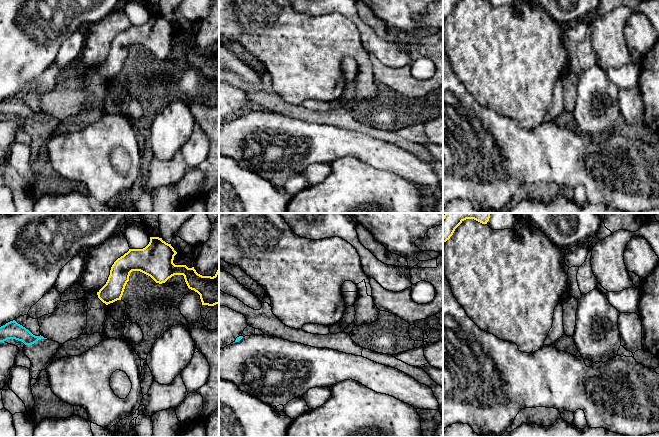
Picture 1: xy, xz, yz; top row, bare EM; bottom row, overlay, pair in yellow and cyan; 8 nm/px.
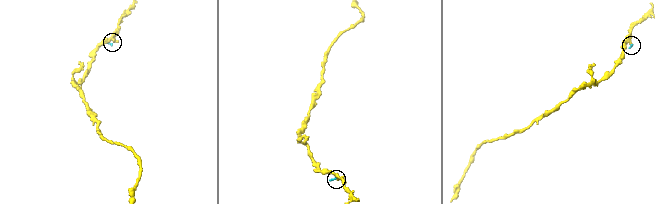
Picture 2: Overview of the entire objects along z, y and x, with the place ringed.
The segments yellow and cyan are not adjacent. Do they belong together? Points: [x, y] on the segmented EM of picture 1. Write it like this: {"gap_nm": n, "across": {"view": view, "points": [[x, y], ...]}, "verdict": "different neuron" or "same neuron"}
{"gap_nm": 550, "across": {"view": "xy", "points": [[98, 297], [46, 338]]}, "verdict": "different neuron"}

